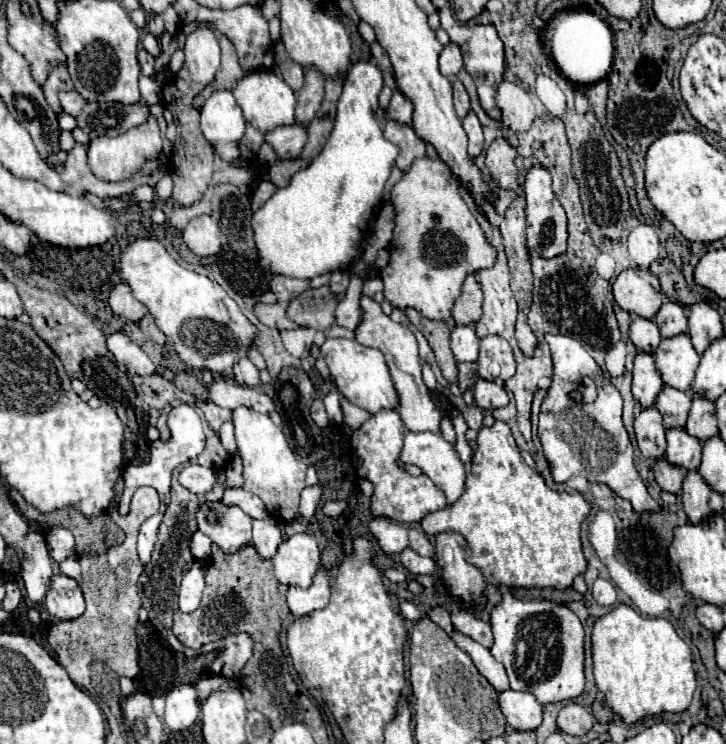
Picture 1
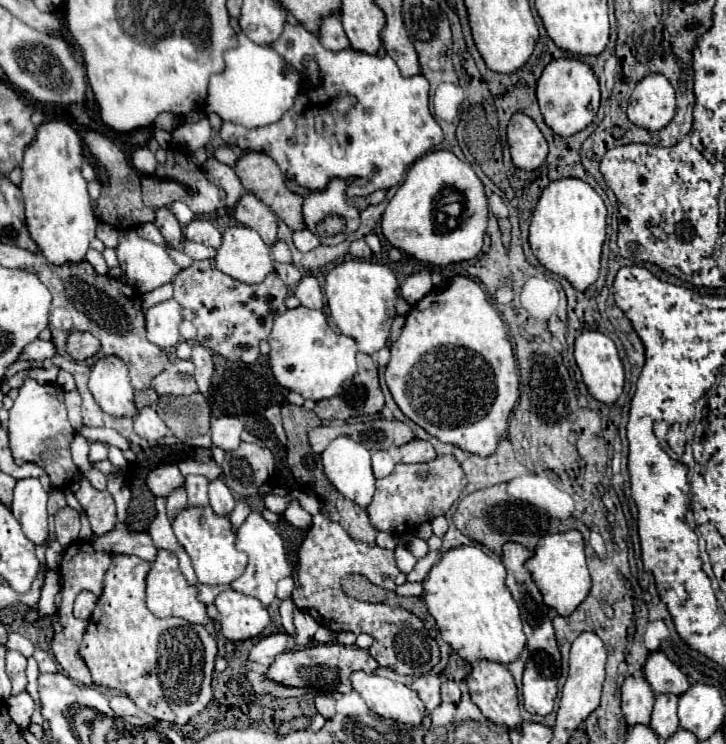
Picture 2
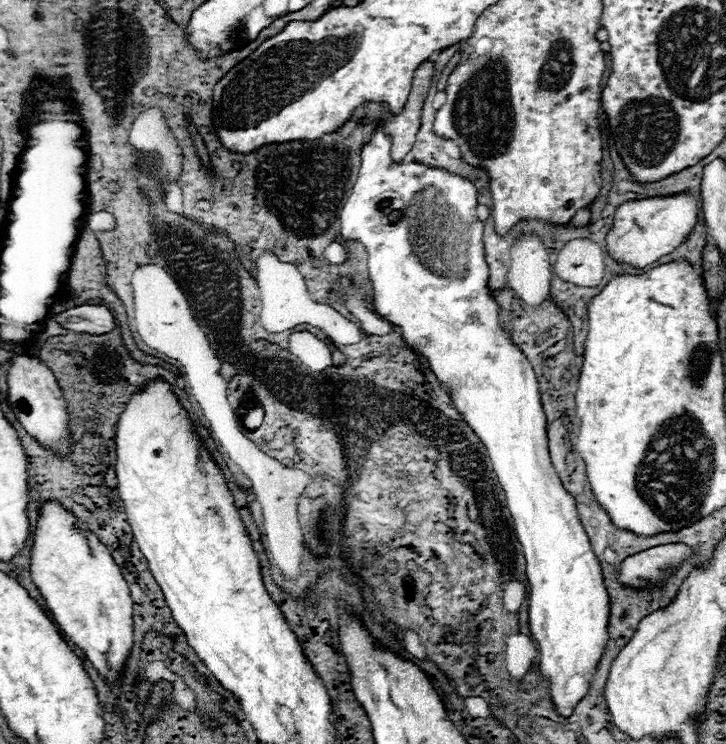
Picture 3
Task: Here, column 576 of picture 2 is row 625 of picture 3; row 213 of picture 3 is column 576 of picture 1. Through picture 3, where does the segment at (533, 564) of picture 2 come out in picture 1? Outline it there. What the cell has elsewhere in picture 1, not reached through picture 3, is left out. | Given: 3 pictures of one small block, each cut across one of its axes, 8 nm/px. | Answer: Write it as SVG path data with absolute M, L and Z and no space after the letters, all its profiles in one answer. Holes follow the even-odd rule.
M546 334L546 342L550 344L550 350L552 350L554 378L552 378L552 386L542 402L542 408L540 408L538 436L540 436L542 448L544 448L546 460L550 462L554 480L566 482L570 476L584 476L588 482L608 484L620 498L630 500L632 508L636 512L648 512L648 510L660 512L660 504L648 494L646 484L642 482L638 470L634 468L632 444L630 444L628 432L622 424L622 396L620 396L620 392L604 376L604 372L594 362L594 358L574 338Z

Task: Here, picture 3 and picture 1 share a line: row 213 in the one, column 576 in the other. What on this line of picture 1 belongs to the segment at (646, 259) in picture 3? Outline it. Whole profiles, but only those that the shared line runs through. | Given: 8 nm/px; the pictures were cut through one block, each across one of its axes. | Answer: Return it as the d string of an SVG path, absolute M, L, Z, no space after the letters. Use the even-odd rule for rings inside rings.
M504 590L502 604L496 606L492 612L492 632L494 632L494 646L490 648L490 654L500 664L504 664L512 690L534 694L542 706L572 700L584 692L584 628L578 616L566 606L548 600L524 602L514 598L508 590Z

